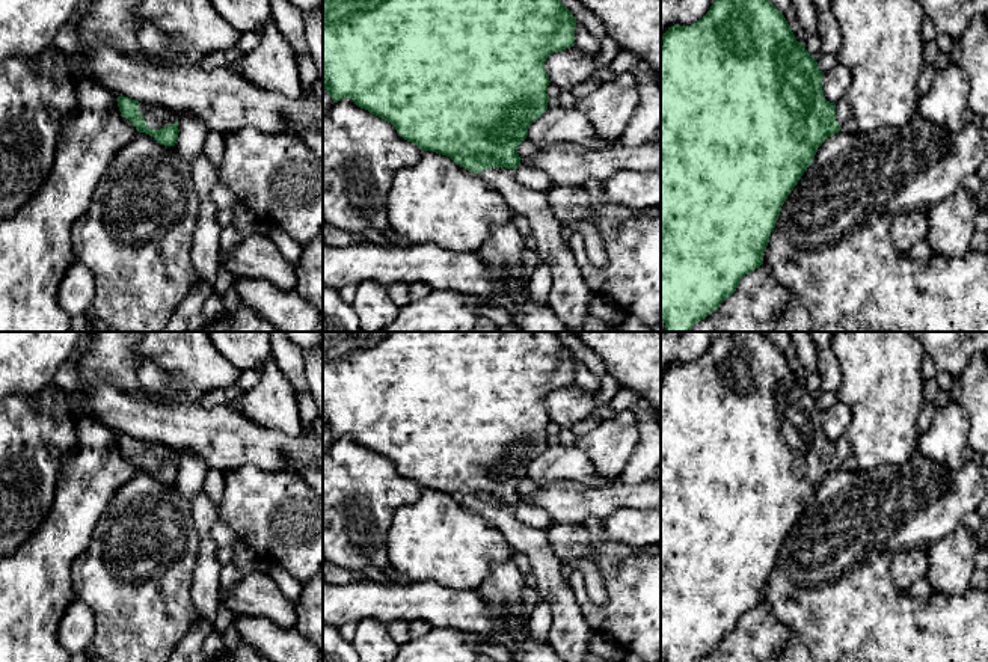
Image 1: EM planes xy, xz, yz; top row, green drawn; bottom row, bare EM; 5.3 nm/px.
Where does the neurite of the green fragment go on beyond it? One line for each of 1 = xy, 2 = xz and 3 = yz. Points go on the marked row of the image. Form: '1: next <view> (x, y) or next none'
1: next xy (157, 116)
2: next xz (569, 297)
3: next yz (842, 107)

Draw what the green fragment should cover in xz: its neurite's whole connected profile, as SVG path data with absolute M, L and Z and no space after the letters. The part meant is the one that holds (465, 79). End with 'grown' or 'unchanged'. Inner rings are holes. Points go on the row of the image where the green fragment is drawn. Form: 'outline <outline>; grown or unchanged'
outline M323 0L323 89L329 92L333 103L351 98L357 107L391 122L404 140L412 142L422 152L433 151L446 155L460 167L480 175L489 188L496 190L505 199L513 213L525 216L529 220L531 235L535 238L542 259L552 270L551 308L572 332L584 332L584 321L590 315L588 306L594 294L585 283L569 243L561 235L563 223L549 210L546 193L531 190L516 179L516 169L522 160L517 148L526 139L529 125L548 110L551 101L546 93L551 80L545 62L551 54L576 44L575 29L576 18L561 0Z; grown

